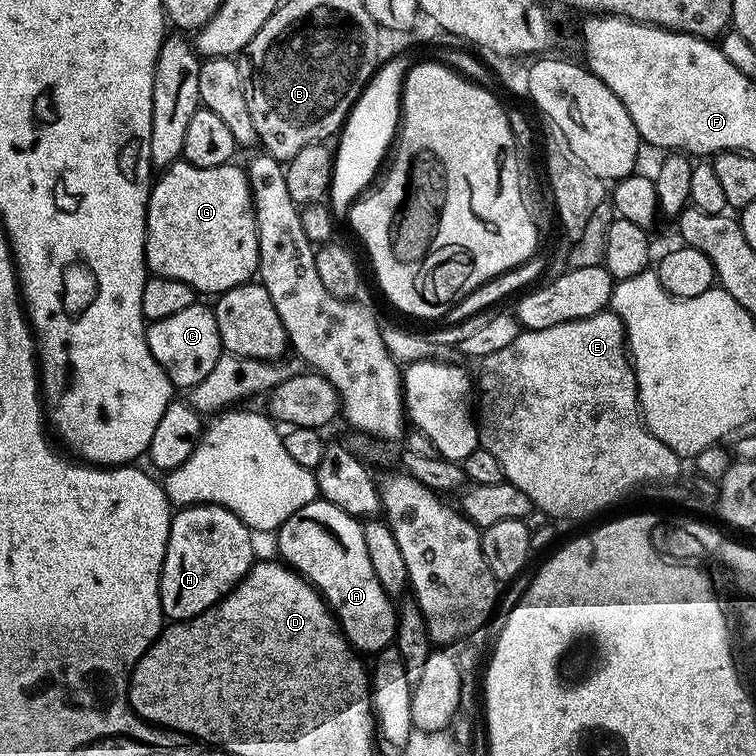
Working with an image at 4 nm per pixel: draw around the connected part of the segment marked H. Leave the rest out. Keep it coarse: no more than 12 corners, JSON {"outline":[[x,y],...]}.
{"outline":[[218,504],[181,507],[160,571],[172,622],[213,608],[257,559]]}

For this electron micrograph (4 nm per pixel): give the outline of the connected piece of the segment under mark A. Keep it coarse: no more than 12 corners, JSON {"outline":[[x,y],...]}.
{"outline":[[317,498],[279,559],[316,587],[357,653],[395,641],[397,609],[364,524]]}

